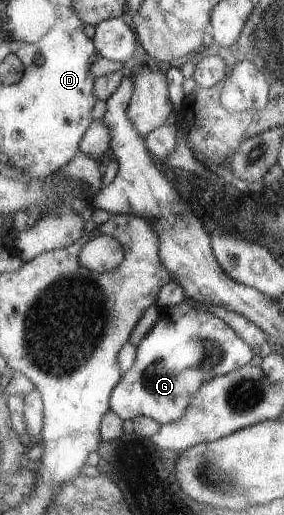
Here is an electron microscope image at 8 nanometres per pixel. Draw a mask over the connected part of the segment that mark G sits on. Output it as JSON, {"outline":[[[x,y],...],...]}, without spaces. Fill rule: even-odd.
{"outline":[[[185,300],[177,302],[174,306],[160,308],[159,319],[138,345],[135,363],[124,373],[124,377],[113,390],[110,410],[129,421],[137,417],[147,417],[162,424],[179,422],[205,382],[211,382],[212,379],[247,366],[253,357],[253,346],[237,333],[236,328],[212,311]]]}

